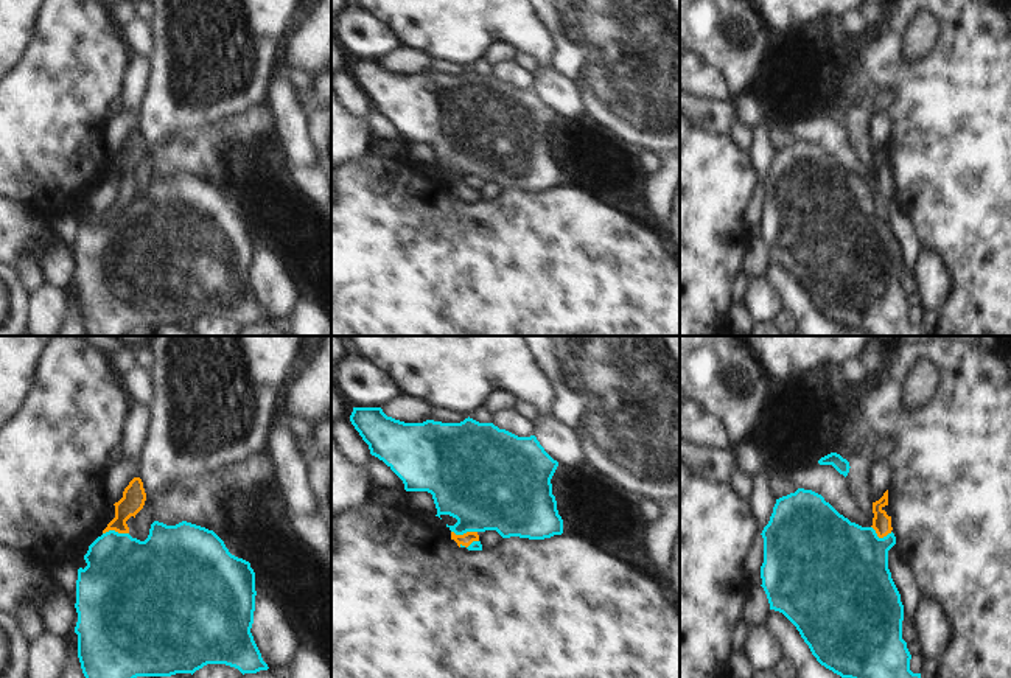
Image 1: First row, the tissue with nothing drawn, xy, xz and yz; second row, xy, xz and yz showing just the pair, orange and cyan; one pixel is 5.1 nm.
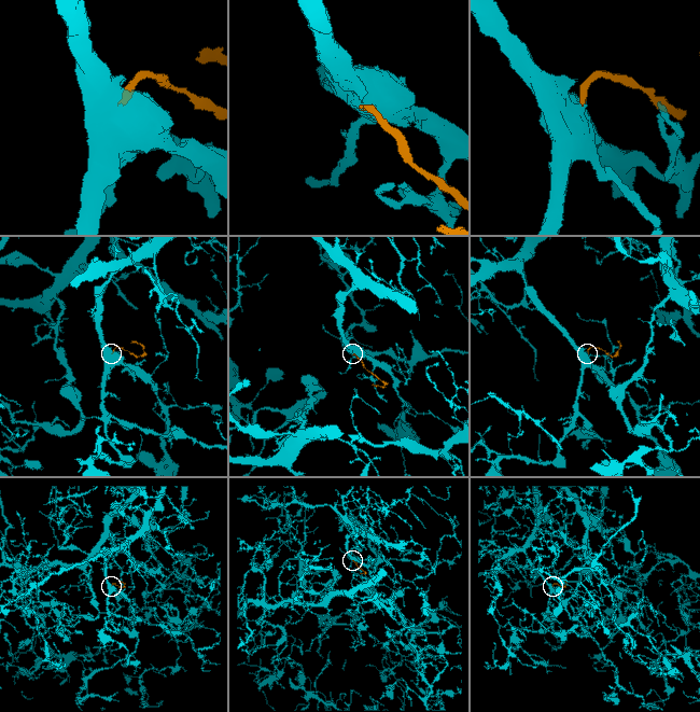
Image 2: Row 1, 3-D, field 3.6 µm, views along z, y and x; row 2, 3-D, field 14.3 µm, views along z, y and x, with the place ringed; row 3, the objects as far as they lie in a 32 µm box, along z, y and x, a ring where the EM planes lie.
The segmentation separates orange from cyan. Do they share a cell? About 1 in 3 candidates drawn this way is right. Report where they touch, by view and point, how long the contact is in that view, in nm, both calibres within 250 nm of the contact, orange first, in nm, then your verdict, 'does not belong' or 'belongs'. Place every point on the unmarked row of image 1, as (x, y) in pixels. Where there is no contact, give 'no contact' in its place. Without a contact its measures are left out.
contact xy (115, 182); length 140 nm; calibres 120 and 420 nm; belongs

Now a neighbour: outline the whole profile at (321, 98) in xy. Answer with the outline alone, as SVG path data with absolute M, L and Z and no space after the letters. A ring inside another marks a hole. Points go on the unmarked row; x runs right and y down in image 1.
M331 70L313 76L313 87L310 103L314 106L314 112L331 109Z

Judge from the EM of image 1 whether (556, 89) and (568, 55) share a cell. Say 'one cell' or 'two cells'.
two cells

